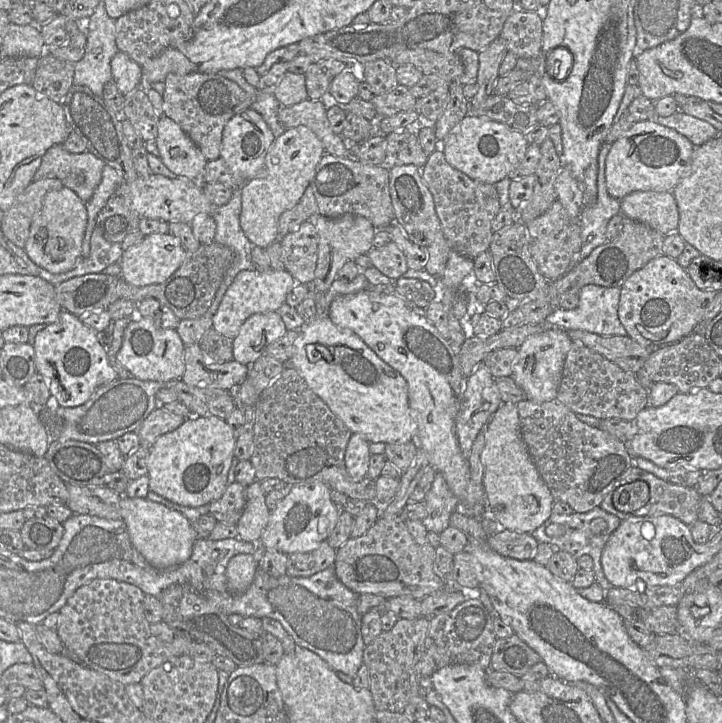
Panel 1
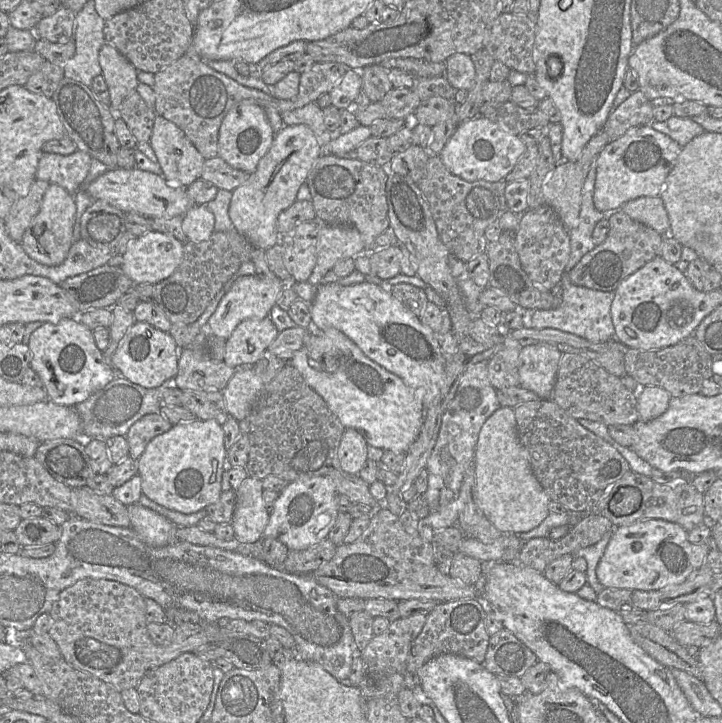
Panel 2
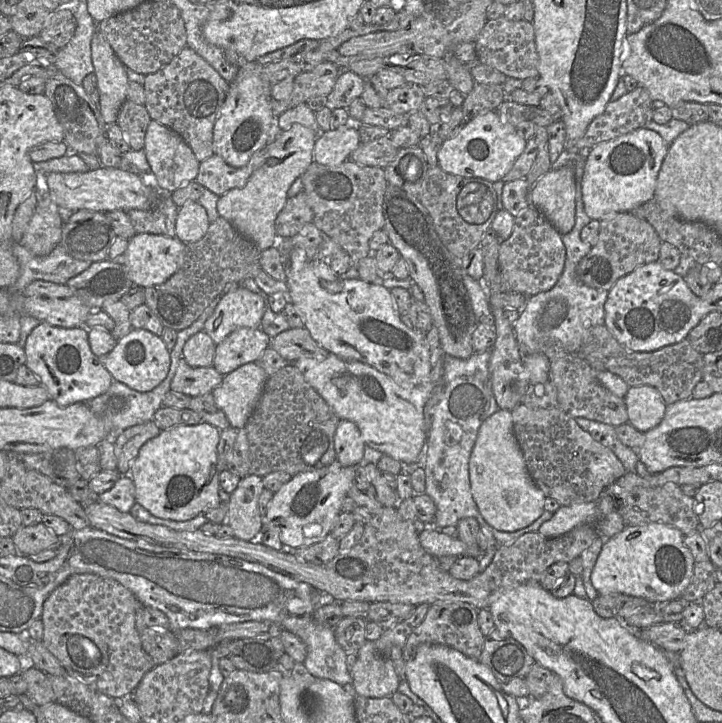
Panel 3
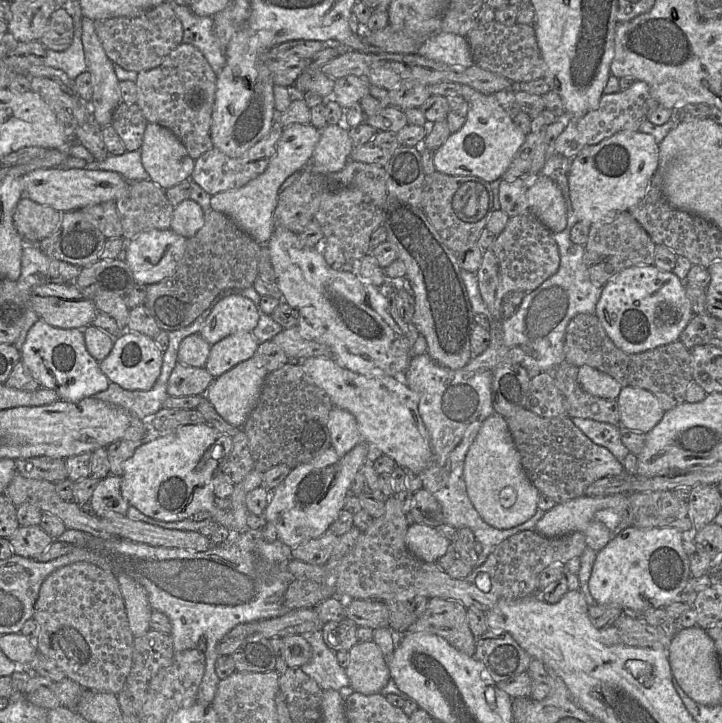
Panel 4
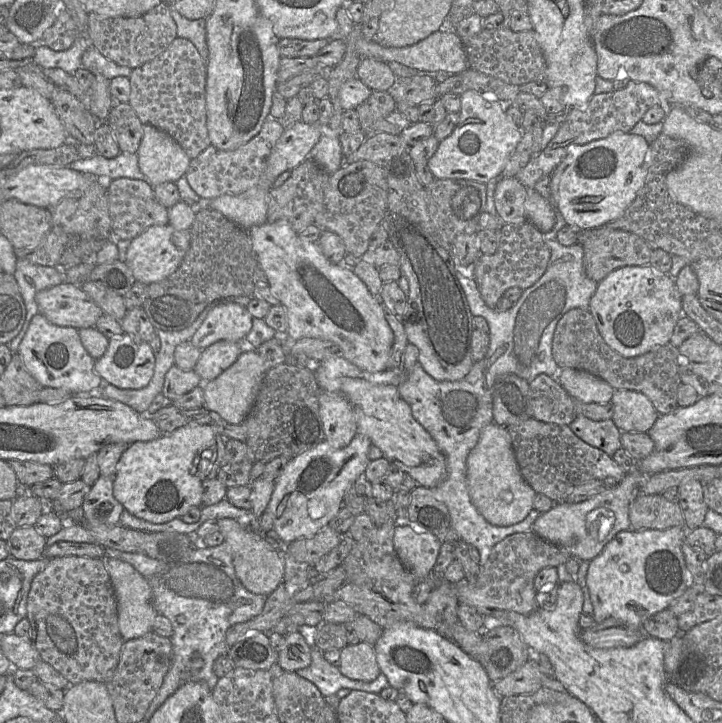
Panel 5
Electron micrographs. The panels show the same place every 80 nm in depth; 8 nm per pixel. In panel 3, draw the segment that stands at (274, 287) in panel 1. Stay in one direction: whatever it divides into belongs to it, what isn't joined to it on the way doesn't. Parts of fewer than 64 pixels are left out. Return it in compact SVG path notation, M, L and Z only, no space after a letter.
M239 287L220 300L203 331L219 344L239 328L259 328L266 307L267 300L263 296Z

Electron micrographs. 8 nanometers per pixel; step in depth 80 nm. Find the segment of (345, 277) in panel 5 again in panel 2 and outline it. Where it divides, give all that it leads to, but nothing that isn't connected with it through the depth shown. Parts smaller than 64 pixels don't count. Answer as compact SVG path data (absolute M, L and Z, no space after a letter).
M367 281L349 286L337 282L320 284L311 304L315 330L335 328L341 331L368 358L399 376L407 386L423 388L425 415L444 384L445 359L433 330L424 325L419 316L406 309L391 291Z

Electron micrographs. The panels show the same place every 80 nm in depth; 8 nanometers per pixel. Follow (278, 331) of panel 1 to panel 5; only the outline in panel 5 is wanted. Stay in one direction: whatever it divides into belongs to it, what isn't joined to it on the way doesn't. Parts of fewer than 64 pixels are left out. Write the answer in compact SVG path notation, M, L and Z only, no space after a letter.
M218 341L202 350L194 371L203 383L214 380L229 368L242 352L239 342Z

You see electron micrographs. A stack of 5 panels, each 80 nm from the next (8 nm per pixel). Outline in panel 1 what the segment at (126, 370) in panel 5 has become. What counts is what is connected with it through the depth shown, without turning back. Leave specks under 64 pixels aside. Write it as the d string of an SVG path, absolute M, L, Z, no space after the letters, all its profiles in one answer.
M151 317L138 321L131 320L125 328L122 345L117 353L117 360L140 380L154 380L161 383L181 379L185 371L185 344L176 329L157 327Z

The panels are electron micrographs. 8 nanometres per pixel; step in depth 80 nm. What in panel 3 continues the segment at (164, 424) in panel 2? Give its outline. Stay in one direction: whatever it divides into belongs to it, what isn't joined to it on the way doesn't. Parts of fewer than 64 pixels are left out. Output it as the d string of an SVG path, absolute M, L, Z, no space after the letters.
M150 420L125 429L114 439L114 453L120 474L130 476L131 465L140 448L160 432L154 421Z

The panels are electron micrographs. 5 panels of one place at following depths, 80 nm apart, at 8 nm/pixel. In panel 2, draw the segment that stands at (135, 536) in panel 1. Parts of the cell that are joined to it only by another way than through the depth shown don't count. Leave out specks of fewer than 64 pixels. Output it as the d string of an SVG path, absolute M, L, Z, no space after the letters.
M138 502L127 506L130 527L136 535L152 547L163 547L175 543L178 526L168 518L140 505Z

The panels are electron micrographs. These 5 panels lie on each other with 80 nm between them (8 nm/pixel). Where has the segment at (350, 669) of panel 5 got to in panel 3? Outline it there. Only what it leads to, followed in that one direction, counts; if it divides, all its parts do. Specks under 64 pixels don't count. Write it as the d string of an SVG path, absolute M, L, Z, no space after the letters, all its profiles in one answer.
M366 640L356 657L350 675L352 686L358 696L391 697L397 691L400 677L389 658L377 651L374 642Z

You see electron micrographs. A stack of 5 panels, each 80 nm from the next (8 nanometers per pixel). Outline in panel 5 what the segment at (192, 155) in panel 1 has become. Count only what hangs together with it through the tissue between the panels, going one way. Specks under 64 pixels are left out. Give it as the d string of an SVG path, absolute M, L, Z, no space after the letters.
M143 126L143 137L137 151L138 166L153 187L165 182L175 183L185 176L191 159L166 132Z

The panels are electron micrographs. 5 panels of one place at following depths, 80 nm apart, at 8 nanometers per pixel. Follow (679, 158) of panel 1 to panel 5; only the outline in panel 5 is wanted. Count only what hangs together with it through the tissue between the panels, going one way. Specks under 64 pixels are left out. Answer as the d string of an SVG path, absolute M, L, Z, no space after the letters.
M616 131L606 138L570 148L549 175L550 201L564 218L566 225L577 226L581 230L594 229L622 216L645 182L649 146L640 135Z

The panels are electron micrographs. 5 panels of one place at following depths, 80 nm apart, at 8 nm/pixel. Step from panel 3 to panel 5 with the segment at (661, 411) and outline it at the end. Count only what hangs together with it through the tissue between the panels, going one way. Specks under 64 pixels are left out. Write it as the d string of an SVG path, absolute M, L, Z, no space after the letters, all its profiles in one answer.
M625 389L615 390L610 402L613 405L613 416L611 420L622 432L648 433L649 429L659 417L649 398L637 391Z

